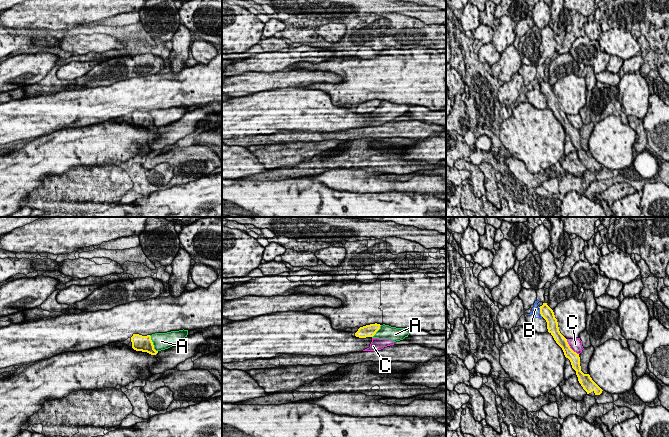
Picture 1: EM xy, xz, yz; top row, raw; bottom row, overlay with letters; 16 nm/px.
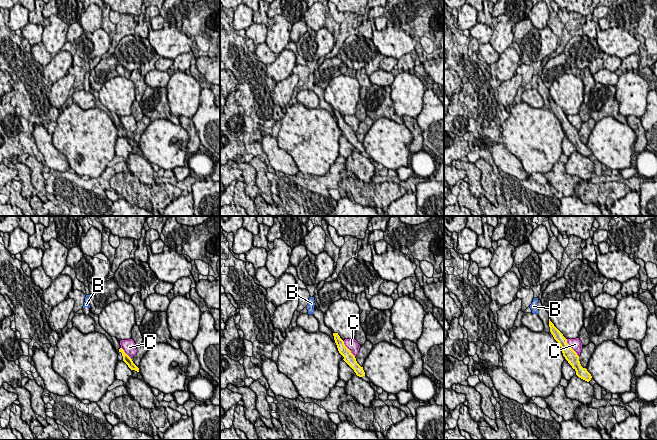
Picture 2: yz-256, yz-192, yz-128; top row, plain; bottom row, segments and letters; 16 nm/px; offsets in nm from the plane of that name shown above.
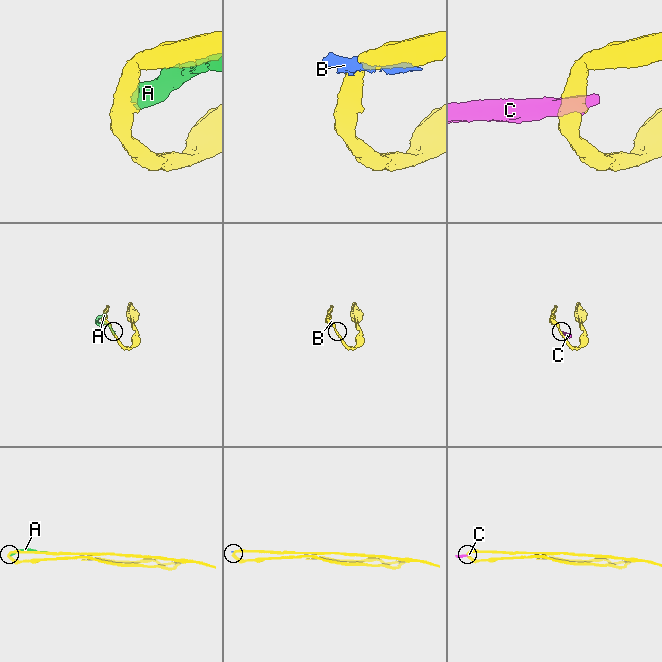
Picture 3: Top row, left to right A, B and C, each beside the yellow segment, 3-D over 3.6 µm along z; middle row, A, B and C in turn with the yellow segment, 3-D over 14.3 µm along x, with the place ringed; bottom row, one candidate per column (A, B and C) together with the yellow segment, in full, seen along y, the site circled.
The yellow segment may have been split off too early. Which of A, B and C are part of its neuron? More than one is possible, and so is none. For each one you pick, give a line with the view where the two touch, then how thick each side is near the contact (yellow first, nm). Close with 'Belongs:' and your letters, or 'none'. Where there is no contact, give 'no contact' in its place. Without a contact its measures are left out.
Belongs: none

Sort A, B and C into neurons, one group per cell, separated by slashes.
A B C

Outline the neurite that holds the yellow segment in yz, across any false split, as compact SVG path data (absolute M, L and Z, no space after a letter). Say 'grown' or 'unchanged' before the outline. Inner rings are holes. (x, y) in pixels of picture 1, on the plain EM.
unchanged; M543 79L543 81L539 84L541 92L547 98L548 108L553 112L556 119L562 124L565 133L570 136L572 144L576 147L578 157L583 165L587 168L587 170L593 167L595 171L600 171L603 166L592 156L589 150L584 150L581 147L579 130L570 124L567 115L560 109L558 98L555 94L553 86L547 81L547 79Z

